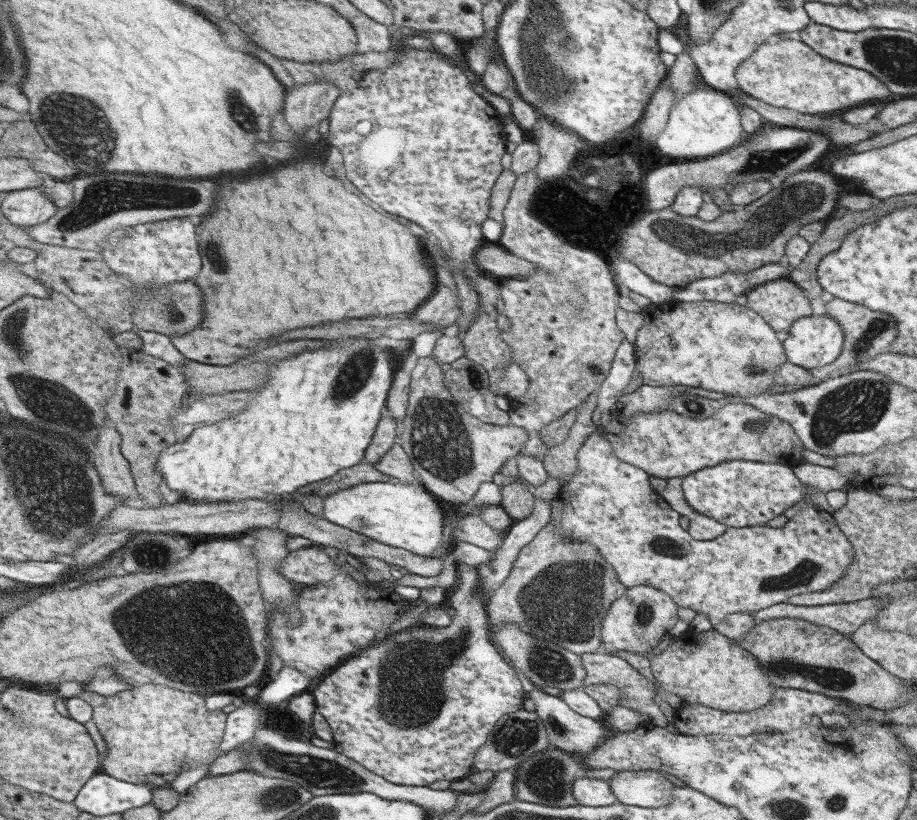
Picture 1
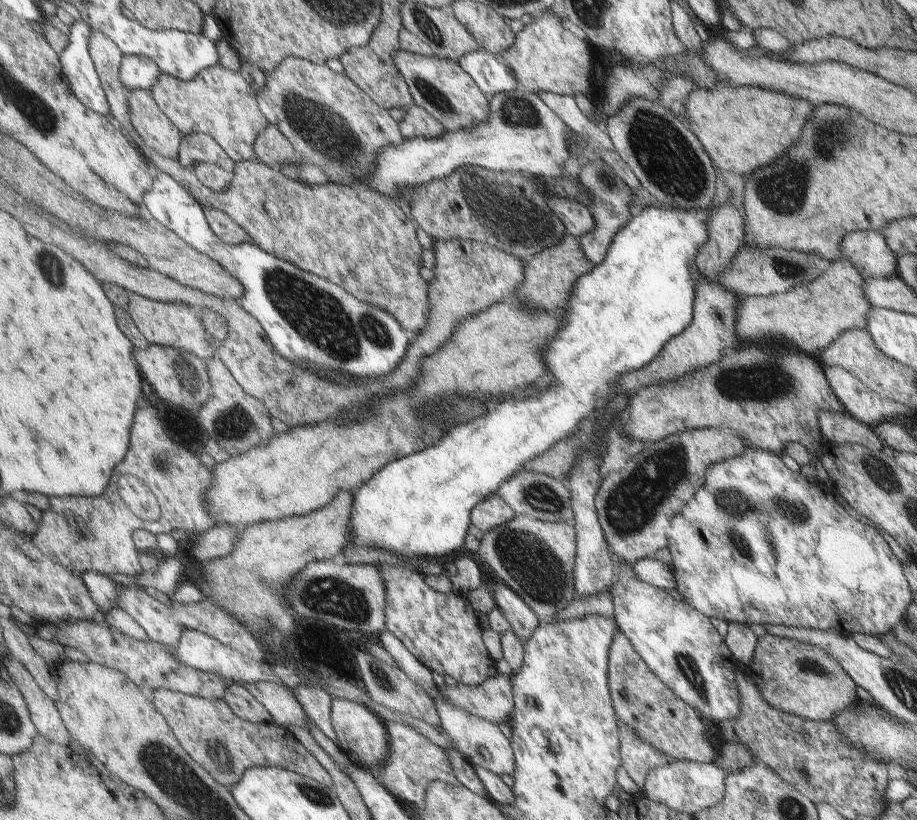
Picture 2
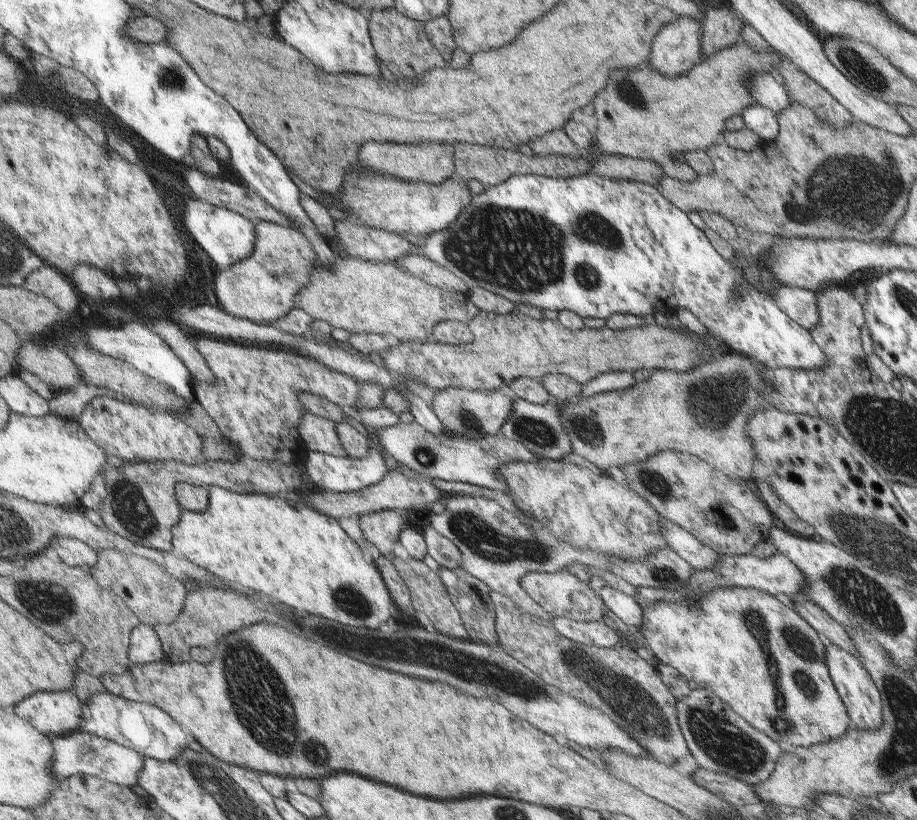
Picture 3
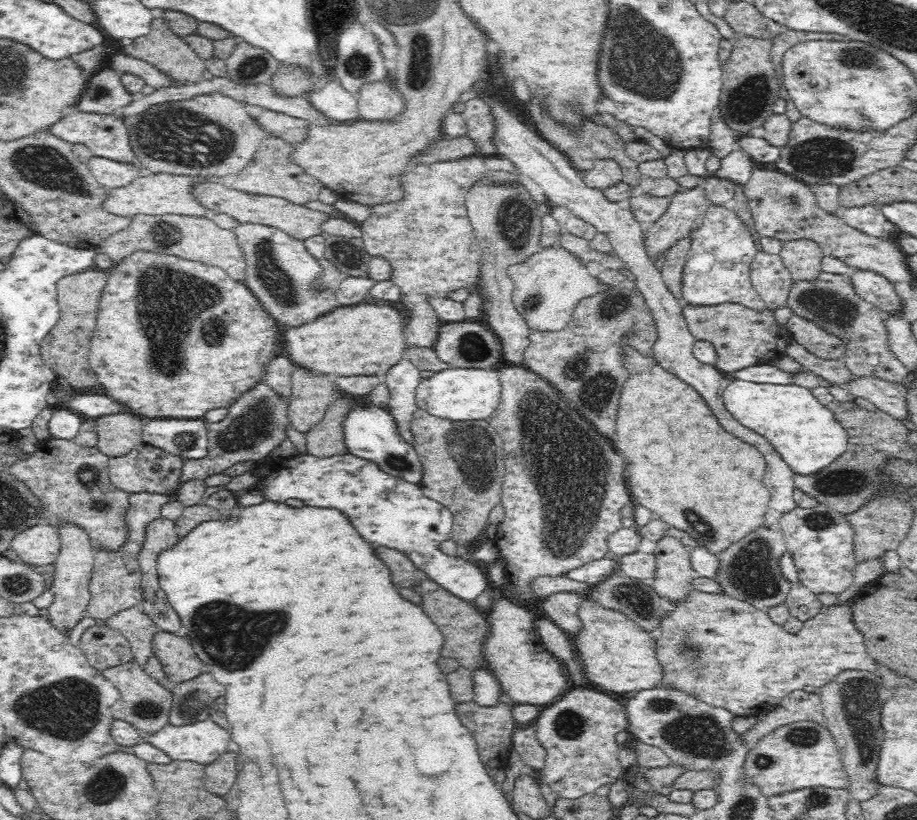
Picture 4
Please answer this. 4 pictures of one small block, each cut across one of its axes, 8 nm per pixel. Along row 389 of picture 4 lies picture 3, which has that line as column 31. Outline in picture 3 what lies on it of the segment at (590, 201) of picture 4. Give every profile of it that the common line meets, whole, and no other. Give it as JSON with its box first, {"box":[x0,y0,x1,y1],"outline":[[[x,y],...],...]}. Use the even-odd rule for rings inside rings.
{"box":[13,688,81,736],"outline":[[[65,688],[61,692],[37,692],[17,704],[13,710],[31,722],[37,730],[53,736],[63,736],[81,726],[81,692]]]}

